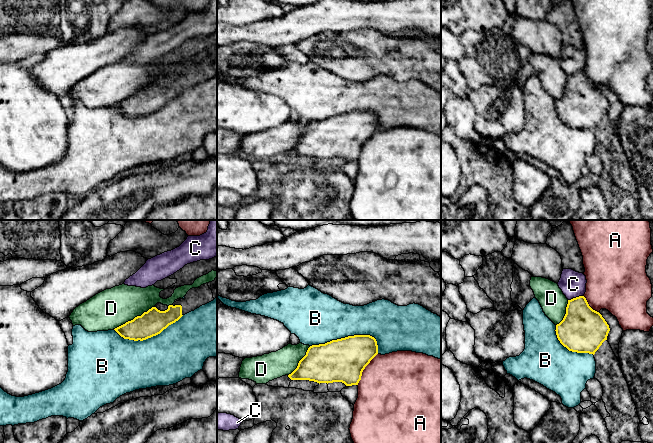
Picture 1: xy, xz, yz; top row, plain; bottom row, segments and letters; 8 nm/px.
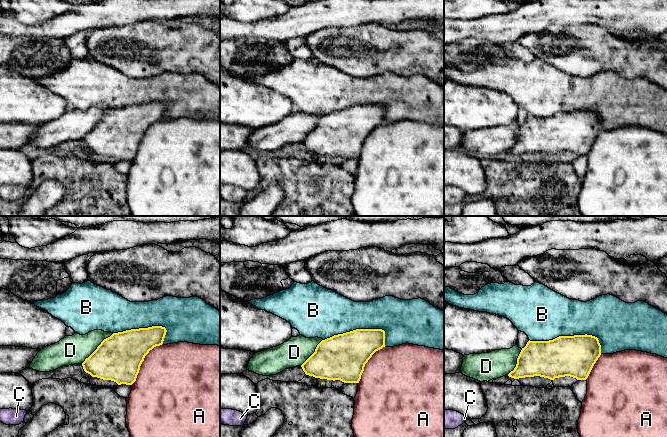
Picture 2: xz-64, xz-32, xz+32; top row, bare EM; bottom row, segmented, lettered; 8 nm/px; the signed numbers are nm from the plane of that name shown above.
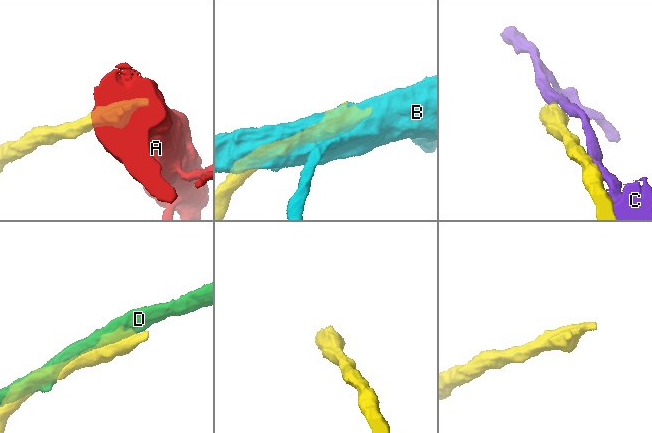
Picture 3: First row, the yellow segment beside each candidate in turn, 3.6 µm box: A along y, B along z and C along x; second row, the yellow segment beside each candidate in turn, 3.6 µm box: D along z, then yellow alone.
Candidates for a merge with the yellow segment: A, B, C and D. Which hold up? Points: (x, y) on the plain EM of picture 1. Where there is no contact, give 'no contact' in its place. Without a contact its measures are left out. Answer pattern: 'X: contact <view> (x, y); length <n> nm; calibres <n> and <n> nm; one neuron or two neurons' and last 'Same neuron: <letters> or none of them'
A: contact xz (364, 144); length 300 nm; calibres 360 and 480 nm; two neurons
B: contact xz (350, 112); length 550 nm; calibres 360 and 360 nm; two neurons
C: contact yz (576, 73); length 130 nm; calibres 340 and 200 nm; two neurons
D: contact xy (135, 93); length 380 nm; calibres 200 and 320 nm; two neurons
Same neuron: none of them

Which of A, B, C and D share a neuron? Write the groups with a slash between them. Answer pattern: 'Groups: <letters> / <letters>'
Groups: A / B / C / D

